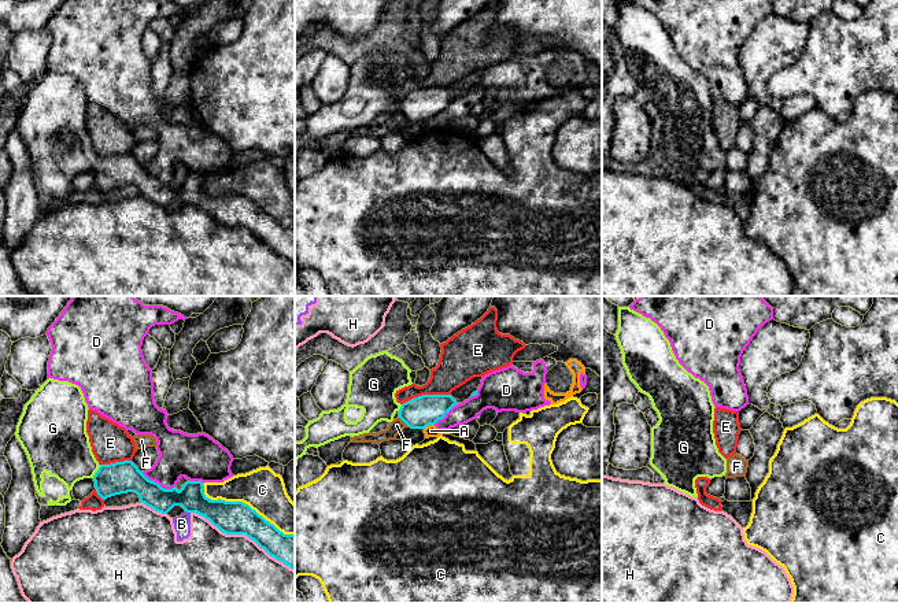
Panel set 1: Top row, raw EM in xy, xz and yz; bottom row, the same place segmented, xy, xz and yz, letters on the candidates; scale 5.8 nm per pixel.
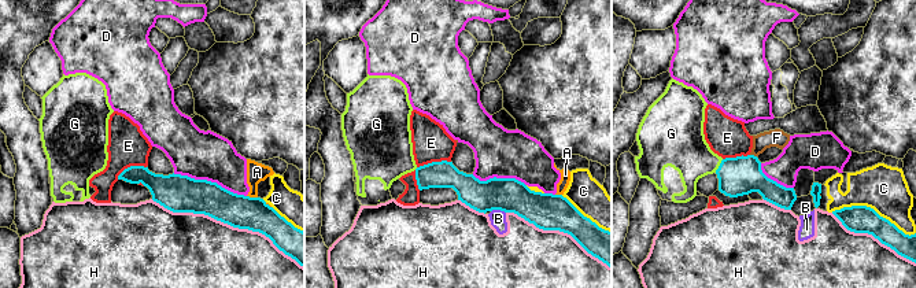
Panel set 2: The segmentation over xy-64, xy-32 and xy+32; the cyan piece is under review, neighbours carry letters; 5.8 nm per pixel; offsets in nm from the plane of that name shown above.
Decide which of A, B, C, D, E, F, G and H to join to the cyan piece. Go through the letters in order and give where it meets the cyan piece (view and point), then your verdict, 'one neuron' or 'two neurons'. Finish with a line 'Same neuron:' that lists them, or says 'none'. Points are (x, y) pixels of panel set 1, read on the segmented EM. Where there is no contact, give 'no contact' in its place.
A: contact xz (428, 425); two neurons
B: contact xy (188, 511); two neurons
C: contact xy (257, 513); two neurons
D: contact xy (158, 484); two neurons
E: contact xz (425, 395); two neurons
F: contact xz (403, 421); two neurons
G: contact xy (96, 472); one neuron
H: contact xy (243, 533); two neurons
Same neuron: G

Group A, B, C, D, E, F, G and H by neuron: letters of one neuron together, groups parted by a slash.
A D / B H / C / E / F / G

